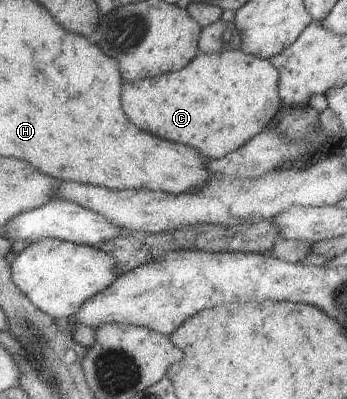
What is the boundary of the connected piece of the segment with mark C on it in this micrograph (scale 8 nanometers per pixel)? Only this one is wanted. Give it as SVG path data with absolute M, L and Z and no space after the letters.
M228 50L200 54L182 69L166 72L150 79L140 79L122 85L122 111L138 129L148 131L177 144L195 149L207 159L218 159L240 147L253 135L264 131L265 125L282 107L278 92L278 70L269 58L259 58L242 50Z

